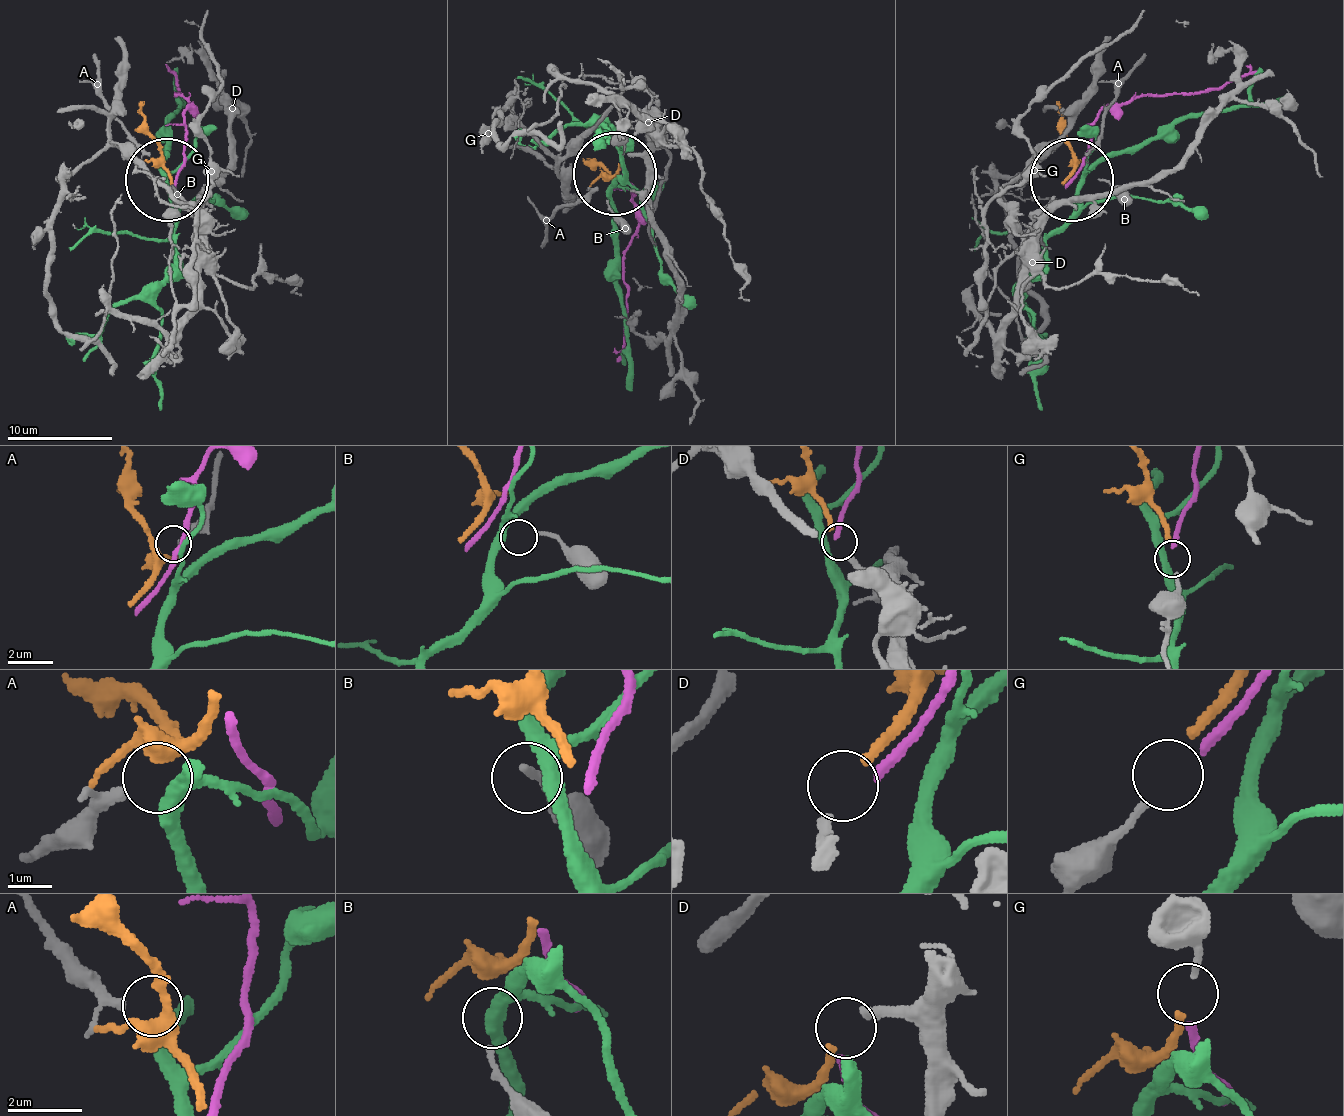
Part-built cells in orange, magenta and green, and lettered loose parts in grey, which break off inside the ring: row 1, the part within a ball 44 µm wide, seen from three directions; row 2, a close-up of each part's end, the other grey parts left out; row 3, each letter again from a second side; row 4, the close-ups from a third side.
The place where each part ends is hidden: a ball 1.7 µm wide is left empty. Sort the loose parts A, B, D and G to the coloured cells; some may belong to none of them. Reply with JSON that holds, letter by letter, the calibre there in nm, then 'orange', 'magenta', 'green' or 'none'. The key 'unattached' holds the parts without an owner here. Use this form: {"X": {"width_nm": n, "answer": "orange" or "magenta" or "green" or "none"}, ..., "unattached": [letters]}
{"A": {"width_nm": 220, "answer": "none"}, "B": {"width_nm": 160, "answer": "green"}, "D": {"width_nm": 240, "answer": "orange"}, "G": {"width_nm": 150, "answer": "magenta"}, "unattached": ["A"]}

